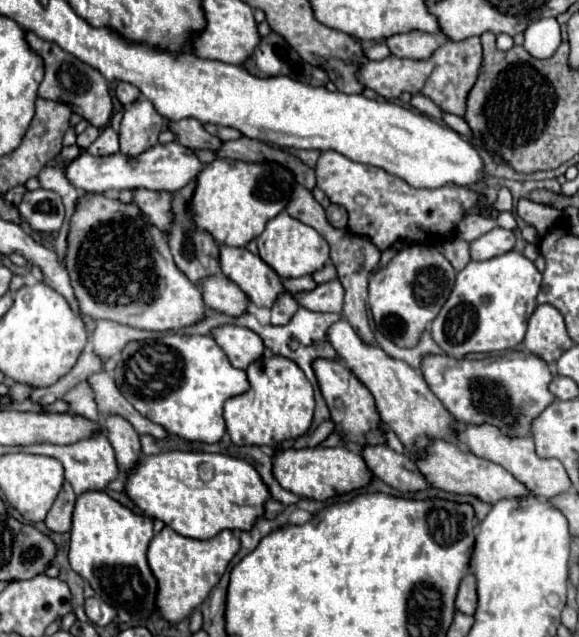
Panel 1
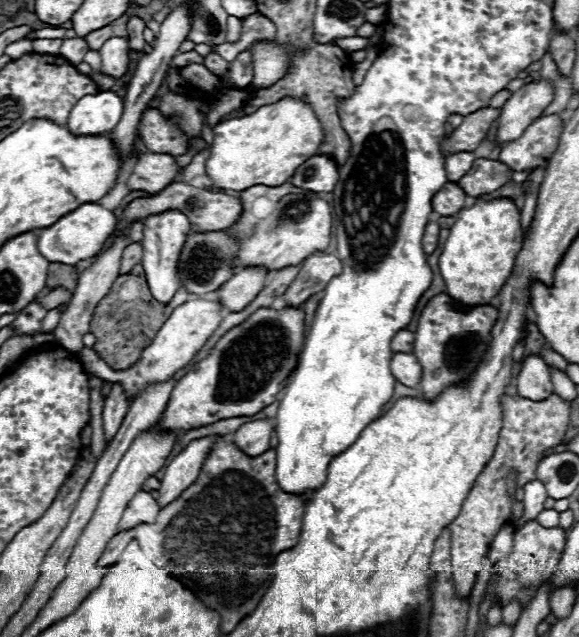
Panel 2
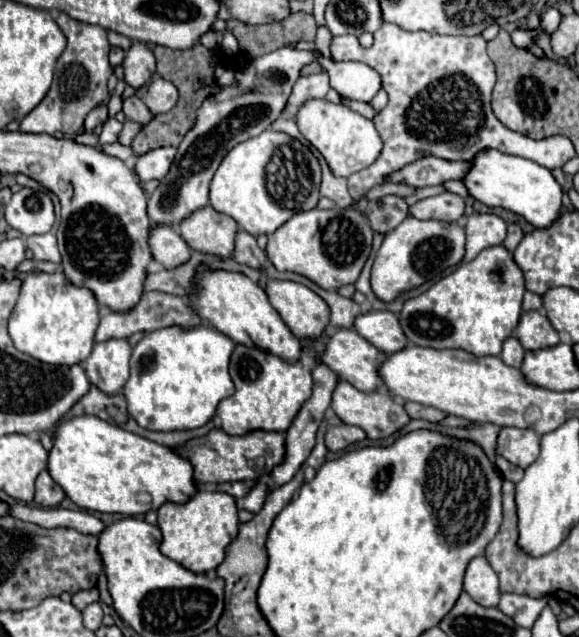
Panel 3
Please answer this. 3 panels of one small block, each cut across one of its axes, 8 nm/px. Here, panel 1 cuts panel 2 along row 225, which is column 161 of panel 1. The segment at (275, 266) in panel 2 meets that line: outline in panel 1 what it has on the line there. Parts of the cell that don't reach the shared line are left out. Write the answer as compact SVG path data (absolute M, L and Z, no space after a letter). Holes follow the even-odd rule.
M86 194L70 220L66 268L80 302L80 310L96 320L104 318L138 330L166 332L192 326L204 318L206 304L202 300L202 292L192 286L192 282L188 282L174 264L166 236L150 226L134 204L122 204L104 194Z

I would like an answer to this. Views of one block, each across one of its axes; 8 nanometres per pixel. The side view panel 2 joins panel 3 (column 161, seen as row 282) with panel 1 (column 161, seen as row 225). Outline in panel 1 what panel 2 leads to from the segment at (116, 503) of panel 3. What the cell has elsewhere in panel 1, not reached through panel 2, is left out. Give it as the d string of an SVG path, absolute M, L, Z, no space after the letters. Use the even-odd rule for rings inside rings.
M178 450L142 456L136 470L126 478L126 494L144 514L196 540L210 540L222 530L252 530L256 520L264 516L264 504L270 500L268 486L246 460L226 454Z

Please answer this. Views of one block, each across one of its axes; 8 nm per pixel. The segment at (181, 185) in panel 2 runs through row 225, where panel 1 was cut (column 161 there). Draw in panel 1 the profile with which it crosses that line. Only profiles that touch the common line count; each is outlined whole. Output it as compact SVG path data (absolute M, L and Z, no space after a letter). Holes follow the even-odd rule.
M136 100L126 108L120 124L120 152L128 158L136 158L158 144L164 118L156 114L152 102ZM146 188L132 190L132 204L140 208L140 212L148 218L148 224L156 226L164 234L172 230L174 214L172 214L172 192L156 192Z

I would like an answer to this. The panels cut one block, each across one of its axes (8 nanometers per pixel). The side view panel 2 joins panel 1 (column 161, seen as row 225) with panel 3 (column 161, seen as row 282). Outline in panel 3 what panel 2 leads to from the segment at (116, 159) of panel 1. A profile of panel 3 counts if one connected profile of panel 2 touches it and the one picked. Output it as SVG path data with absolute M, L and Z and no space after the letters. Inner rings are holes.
M156 148L156 150L150 150L148 154L144 154L144 158L136 160L134 172L140 176L142 182L162 180L168 174L174 156L176 156L176 148Z

